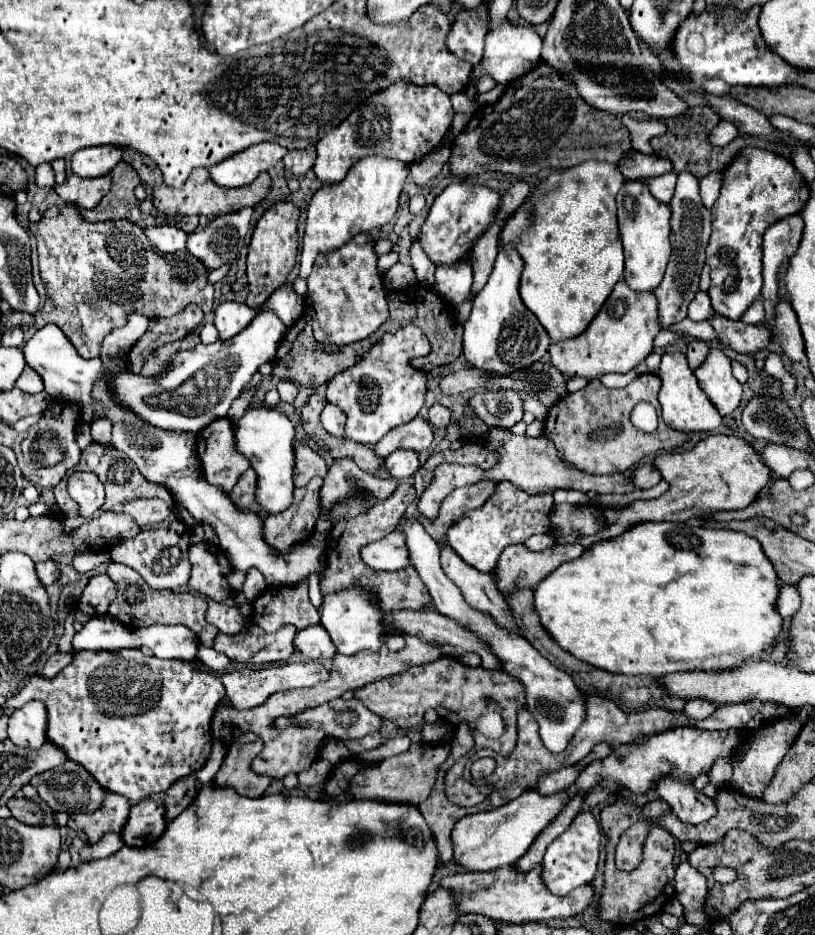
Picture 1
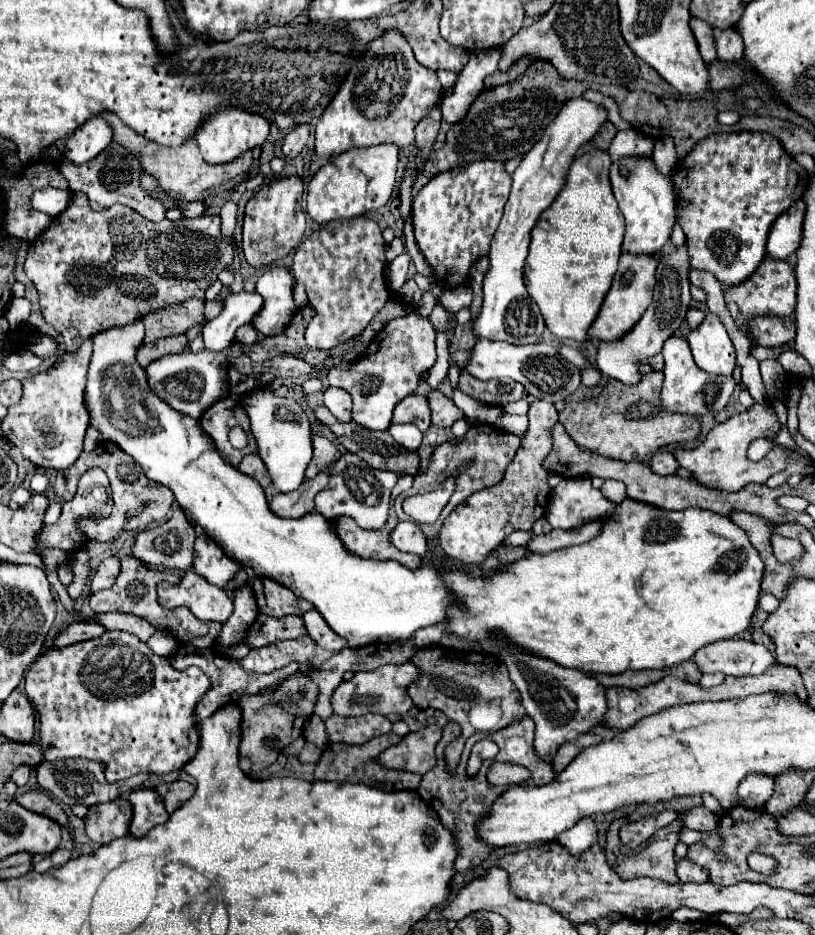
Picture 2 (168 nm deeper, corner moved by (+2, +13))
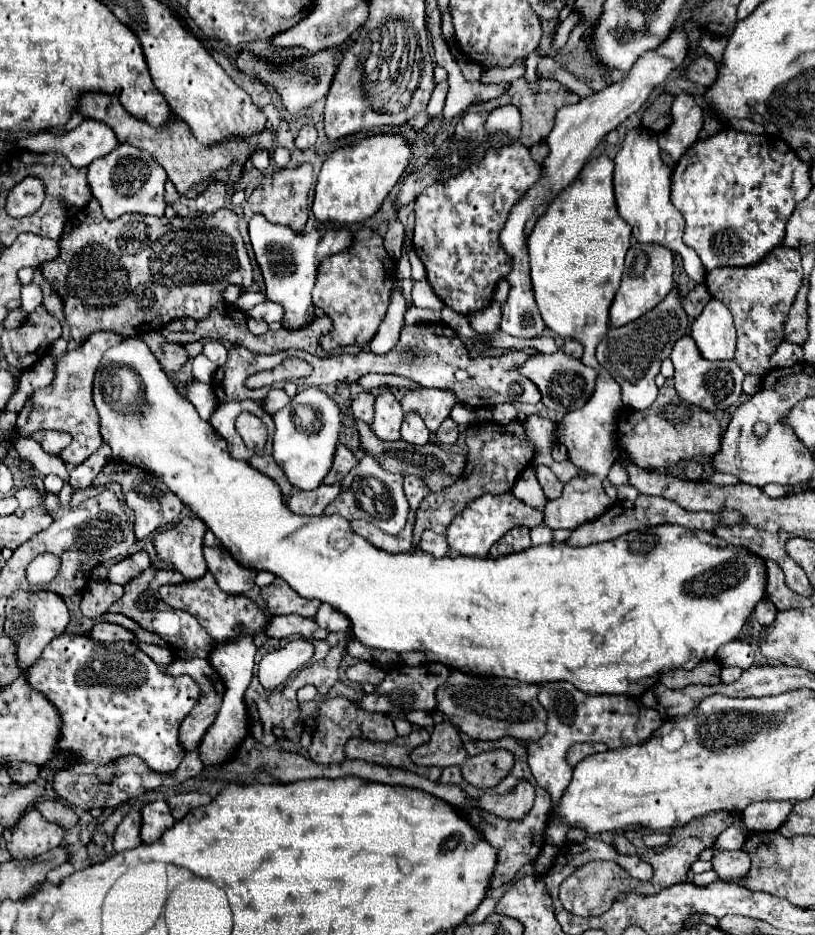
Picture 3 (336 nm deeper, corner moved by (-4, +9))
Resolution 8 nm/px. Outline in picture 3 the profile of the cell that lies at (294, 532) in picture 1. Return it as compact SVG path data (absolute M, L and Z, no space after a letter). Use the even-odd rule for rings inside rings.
M319 485L313 491L299 491L289 497L287 509L297 515L323 515L323 509L339 495L341 485Z

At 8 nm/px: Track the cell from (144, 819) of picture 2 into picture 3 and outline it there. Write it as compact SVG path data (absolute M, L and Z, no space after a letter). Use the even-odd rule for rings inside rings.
M153 801L147 803L141 809L141 817L143 817L143 825L141 825L141 839L143 843L153 843L155 839L161 837L161 833L169 827L173 827L175 819L167 807L165 801Z

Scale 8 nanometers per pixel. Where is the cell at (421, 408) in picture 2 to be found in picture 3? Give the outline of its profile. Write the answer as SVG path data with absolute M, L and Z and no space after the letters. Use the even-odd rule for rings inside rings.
M417 389L407 391L405 395L427 395L427 397L403 397L401 407L405 413L419 413L429 431L437 431L441 421L449 417L453 403L457 403L455 395L445 389Z

